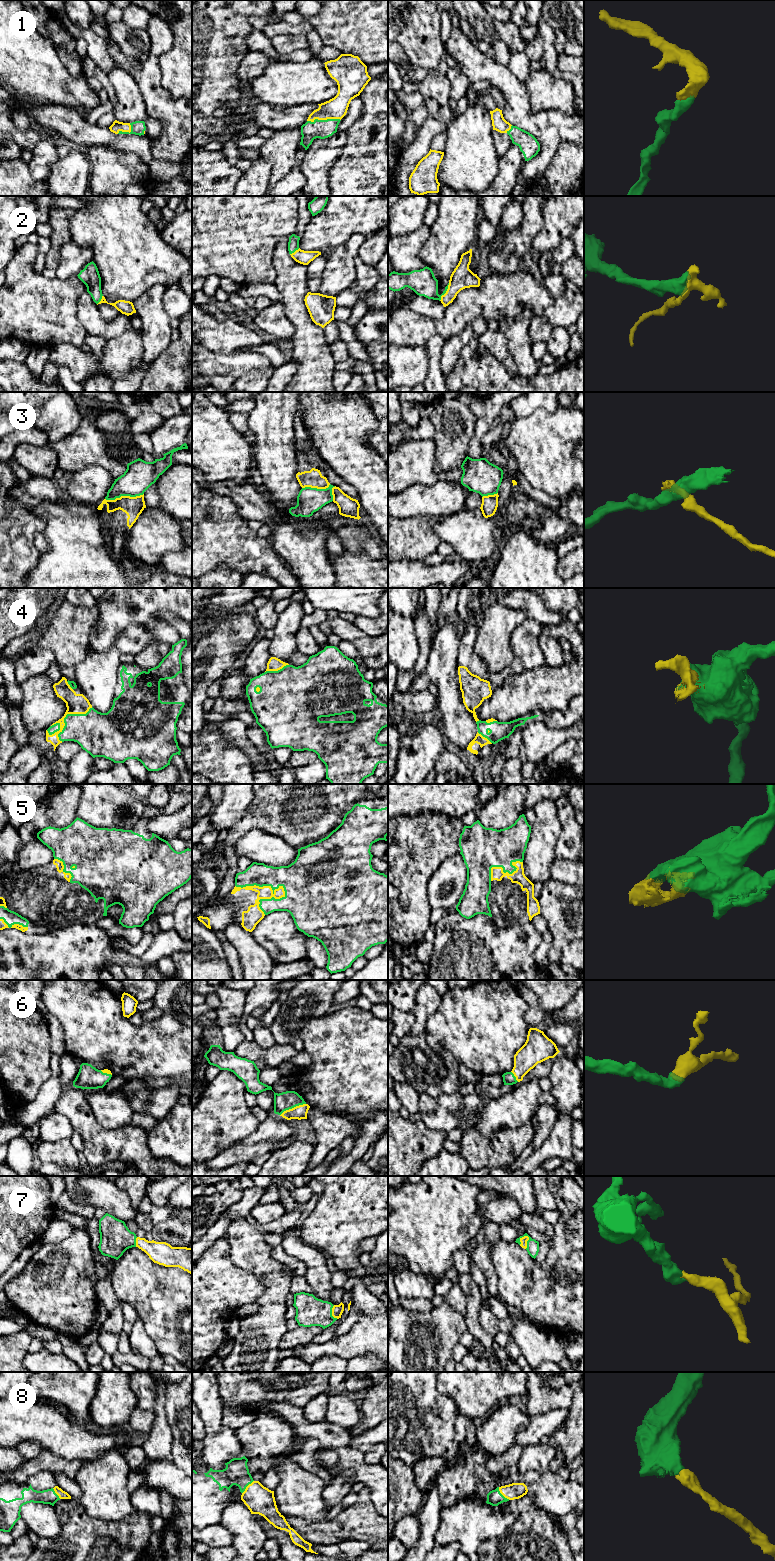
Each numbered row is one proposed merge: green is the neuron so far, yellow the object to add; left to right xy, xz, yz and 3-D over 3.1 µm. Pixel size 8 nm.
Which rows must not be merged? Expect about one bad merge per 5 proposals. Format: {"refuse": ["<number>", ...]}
{"refuse": ["3"]}

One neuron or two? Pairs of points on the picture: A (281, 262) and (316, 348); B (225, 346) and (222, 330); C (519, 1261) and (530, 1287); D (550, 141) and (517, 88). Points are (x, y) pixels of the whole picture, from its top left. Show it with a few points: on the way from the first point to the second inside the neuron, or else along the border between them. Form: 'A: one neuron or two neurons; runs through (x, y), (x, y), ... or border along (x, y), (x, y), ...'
A: one neuron; runs through (292, 283), (294, 307), (304, 327)
B: one neuron; runs through (225, 342), (222, 334)
C: one neuron; runs through (519, 1267), (519, 1275), (524, 1281)
D: one neuron; runs through (541, 127), (533, 123), (517, 107), (517, 102)

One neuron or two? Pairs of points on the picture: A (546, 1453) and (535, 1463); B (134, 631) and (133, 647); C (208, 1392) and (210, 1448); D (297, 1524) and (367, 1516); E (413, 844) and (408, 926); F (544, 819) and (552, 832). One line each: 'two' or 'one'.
A: one
B: one
C: one
D: one
E: one
F: one

